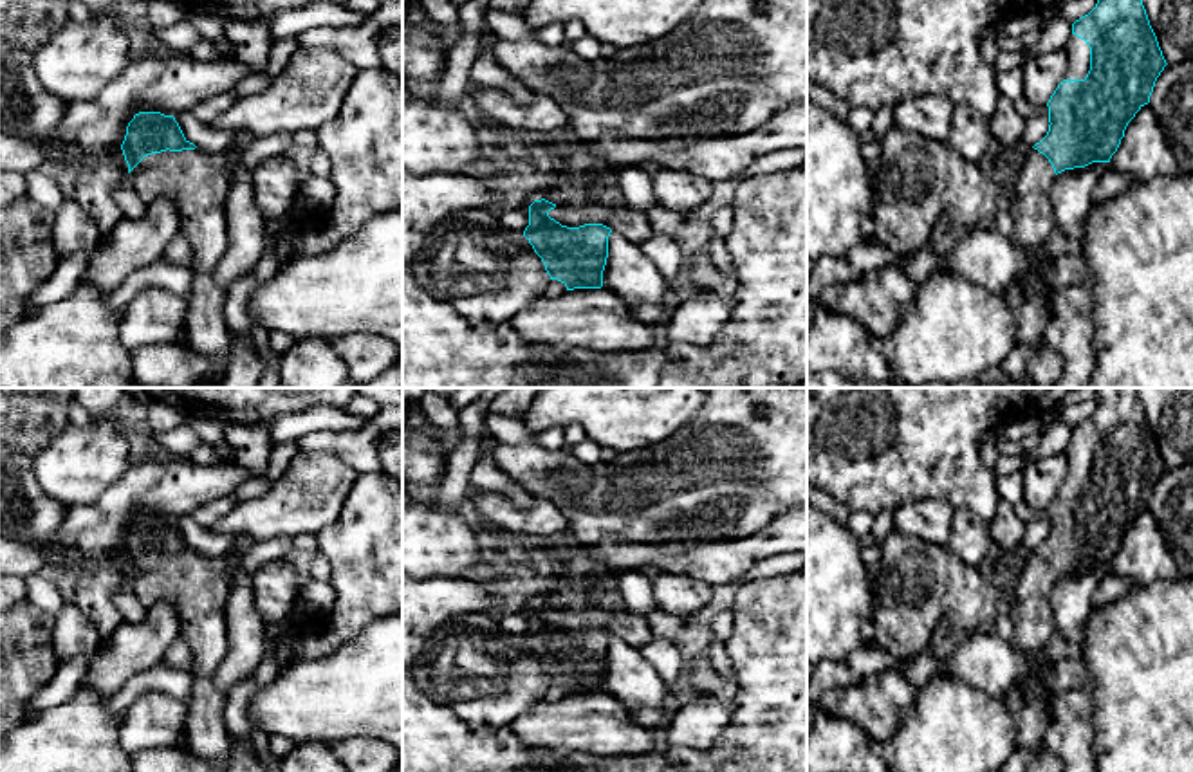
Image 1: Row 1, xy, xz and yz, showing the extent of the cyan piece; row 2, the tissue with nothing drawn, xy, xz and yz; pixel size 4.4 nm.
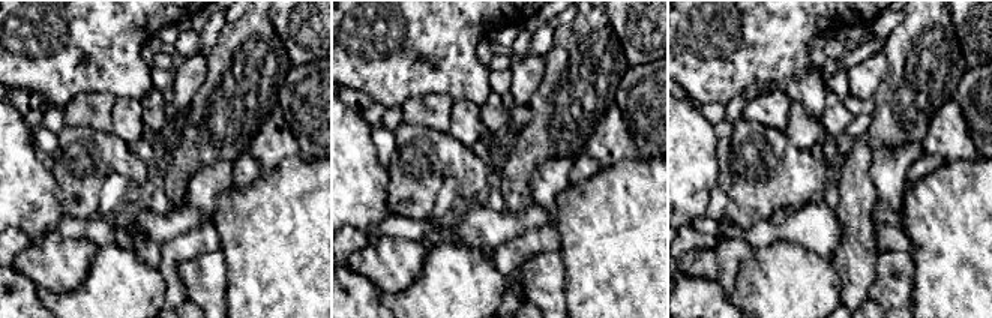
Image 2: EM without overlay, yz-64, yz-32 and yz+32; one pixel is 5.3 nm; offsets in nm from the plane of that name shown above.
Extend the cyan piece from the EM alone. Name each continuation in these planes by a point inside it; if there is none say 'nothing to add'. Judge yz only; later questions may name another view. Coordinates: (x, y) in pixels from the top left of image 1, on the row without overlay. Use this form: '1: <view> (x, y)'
1: yz (1078, 457)
2: yz (1031, 615)

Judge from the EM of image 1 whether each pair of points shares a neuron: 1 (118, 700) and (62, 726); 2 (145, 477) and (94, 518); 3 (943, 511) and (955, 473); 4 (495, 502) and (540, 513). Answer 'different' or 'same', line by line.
1: different
2: same
3: different
4: same

